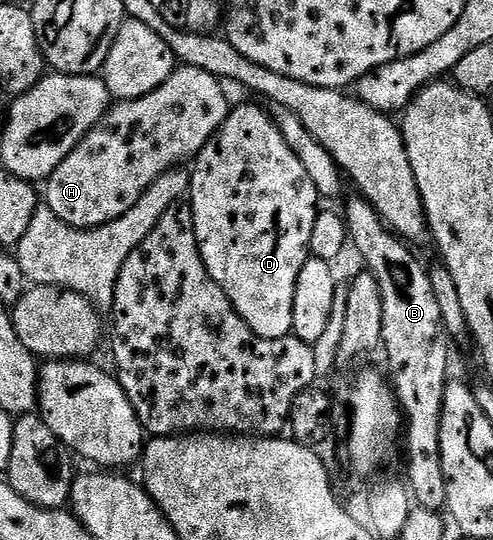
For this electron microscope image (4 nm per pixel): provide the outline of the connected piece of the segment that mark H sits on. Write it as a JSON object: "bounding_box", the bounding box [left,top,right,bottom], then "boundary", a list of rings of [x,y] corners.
{"bounding_box":[45,66,229,229],"boundary":[[[180,66],[159,87],[140,99],[124,99],[108,106],[106,115],[95,128],[57,165],[57,169],[45,181],[45,205],[69,227],[86,229],[100,227],[121,217],[166,171],[178,168],[186,161],[194,160],[200,149],[215,135],[219,126],[227,120],[229,106],[224,84],[218,78],[199,68]]]}

